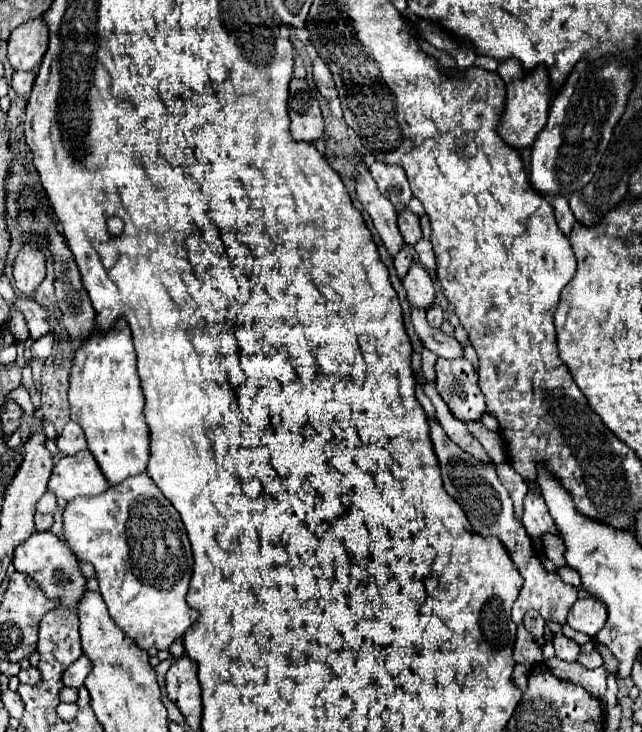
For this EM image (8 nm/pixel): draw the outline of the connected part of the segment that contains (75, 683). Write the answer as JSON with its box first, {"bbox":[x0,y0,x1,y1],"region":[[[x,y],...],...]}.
{"bbox":[62,655,92,689],"region":[[[82,655],[76,663],[72,663],[72,665],[64,671],[64,675],[62,675],[62,683],[64,683],[64,687],[80,689],[80,687],[84,685],[86,675],[90,673],[90,669],[92,669],[92,663],[86,661],[84,655]]]}

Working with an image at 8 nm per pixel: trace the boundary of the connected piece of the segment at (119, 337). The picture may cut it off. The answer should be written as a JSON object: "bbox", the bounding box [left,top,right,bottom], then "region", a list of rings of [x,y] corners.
{"bbox":[68,321,150,485],"region":[[[118,321],[112,331],[90,337],[80,347],[80,351],[74,353],[68,401],[72,411],[70,419],[84,429],[84,435],[88,439],[88,451],[94,455],[96,463],[100,465],[110,485],[118,485],[124,479],[146,471],[148,459],[150,459],[150,429],[144,421],[144,395],[142,395],[140,377],[136,371],[136,353],[132,347],[132,337],[126,323]]]}

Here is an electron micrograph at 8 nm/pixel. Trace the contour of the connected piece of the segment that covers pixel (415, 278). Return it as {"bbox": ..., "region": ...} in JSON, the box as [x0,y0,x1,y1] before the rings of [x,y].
{"bbox":[402,263,436,309],"region":[[[412,263],[408,275],[404,277],[402,283],[404,283],[404,289],[408,293],[408,301],[412,307],[428,309],[434,305],[436,291],[434,291],[434,285],[432,285],[428,271],[422,265]]]}

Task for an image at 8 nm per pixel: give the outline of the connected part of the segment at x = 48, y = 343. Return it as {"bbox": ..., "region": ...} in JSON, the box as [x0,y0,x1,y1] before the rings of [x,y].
{"bbox":[30,333,54,359],"region":[[[52,333],[42,335],[42,337],[36,339],[36,341],[32,343],[32,347],[30,347],[32,357],[34,357],[34,359],[46,359],[46,357],[52,353],[52,345],[54,345],[54,337],[52,337]]]}

